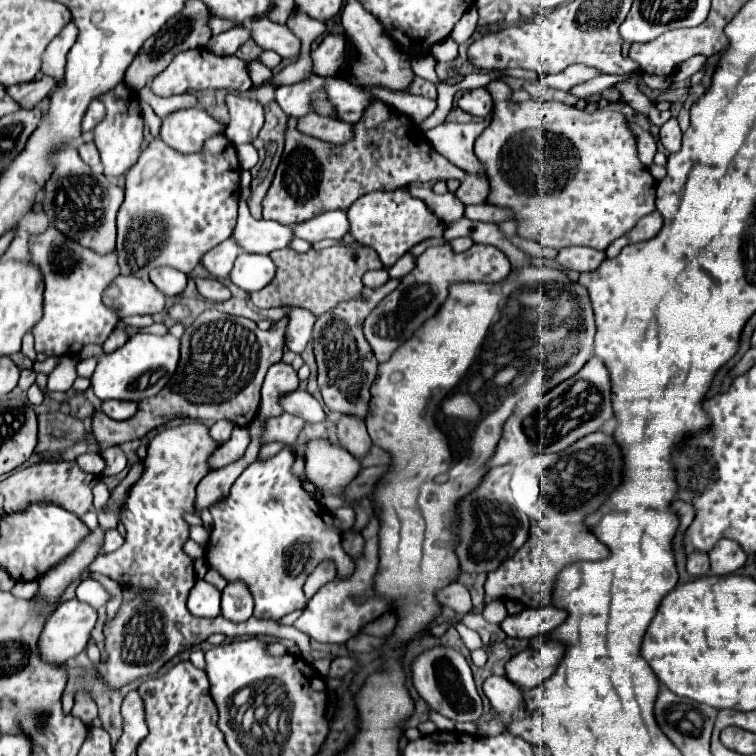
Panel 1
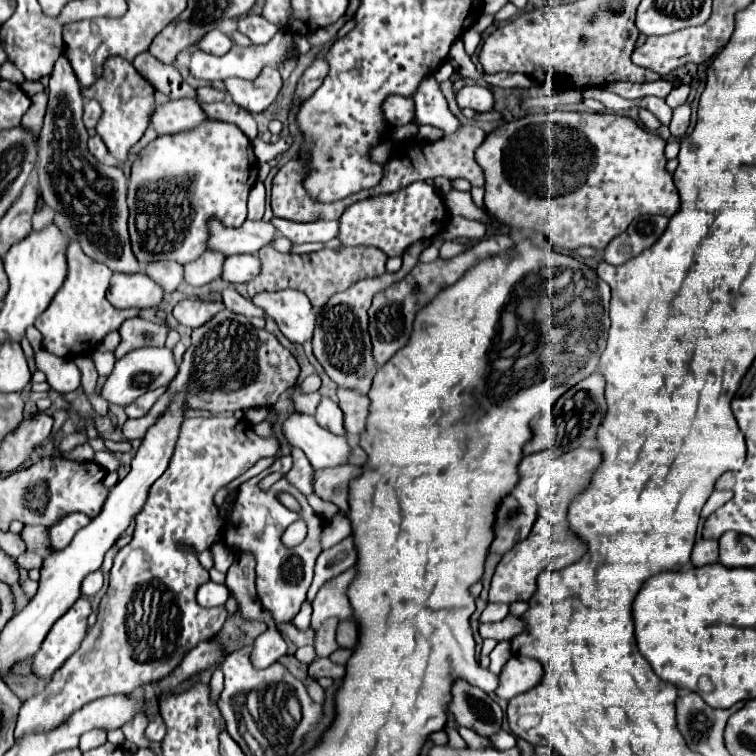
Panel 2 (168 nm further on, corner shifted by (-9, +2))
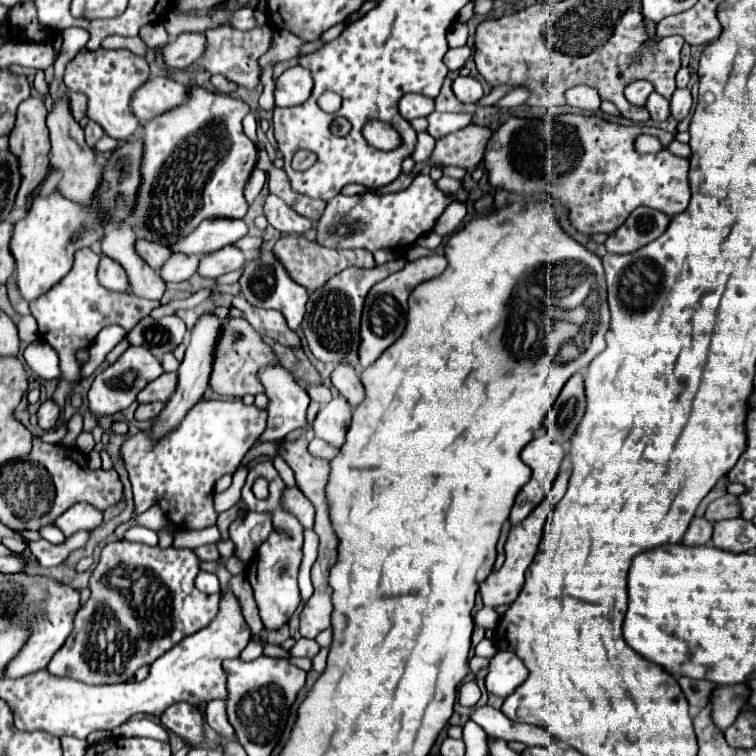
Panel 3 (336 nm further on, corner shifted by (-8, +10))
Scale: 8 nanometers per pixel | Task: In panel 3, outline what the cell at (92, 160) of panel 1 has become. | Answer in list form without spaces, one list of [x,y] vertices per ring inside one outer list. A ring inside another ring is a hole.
[[[89,122],[87,126],[85,126],[85,140],[87,140],[87,144],[93,148],[101,138],[103,138],[103,128],[97,124],[97,122]]]

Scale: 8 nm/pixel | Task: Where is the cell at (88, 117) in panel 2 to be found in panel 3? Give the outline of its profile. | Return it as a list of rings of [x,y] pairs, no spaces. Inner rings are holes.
[[[71,94],[71,112],[77,122],[83,116],[87,116],[87,96],[85,94]]]

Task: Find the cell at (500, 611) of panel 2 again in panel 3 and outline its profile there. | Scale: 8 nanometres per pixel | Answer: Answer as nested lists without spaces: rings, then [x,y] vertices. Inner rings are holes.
[[[483,606],[477,614],[475,614],[475,622],[483,628],[495,628],[497,622],[499,622],[499,614],[495,608],[491,606]]]

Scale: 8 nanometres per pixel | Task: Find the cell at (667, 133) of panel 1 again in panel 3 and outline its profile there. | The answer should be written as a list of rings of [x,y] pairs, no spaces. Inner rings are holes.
[[[683,88],[683,90],[675,90],[673,96],[671,96],[671,116],[681,122],[691,110],[691,92],[689,88]]]

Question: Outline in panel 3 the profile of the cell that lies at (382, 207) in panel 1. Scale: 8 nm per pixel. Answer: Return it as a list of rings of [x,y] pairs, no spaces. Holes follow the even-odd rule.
[[[419,174],[407,190],[395,194],[377,196],[367,192],[361,196],[335,196],[327,202],[327,208],[317,224],[317,242],[329,248],[393,248],[403,250],[415,244],[423,234],[431,232],[437,218],[451,204],[451,198],[437,188],[427,174]]]

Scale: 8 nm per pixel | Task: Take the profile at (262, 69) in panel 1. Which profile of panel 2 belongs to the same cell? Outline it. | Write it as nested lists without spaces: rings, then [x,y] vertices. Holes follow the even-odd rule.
[[[264,66],[256,80],[226,78],[224,84],[238,106],[242,106],[248,112],[262,112],[276,100],[282,88],[282,78],[278,68]]]

